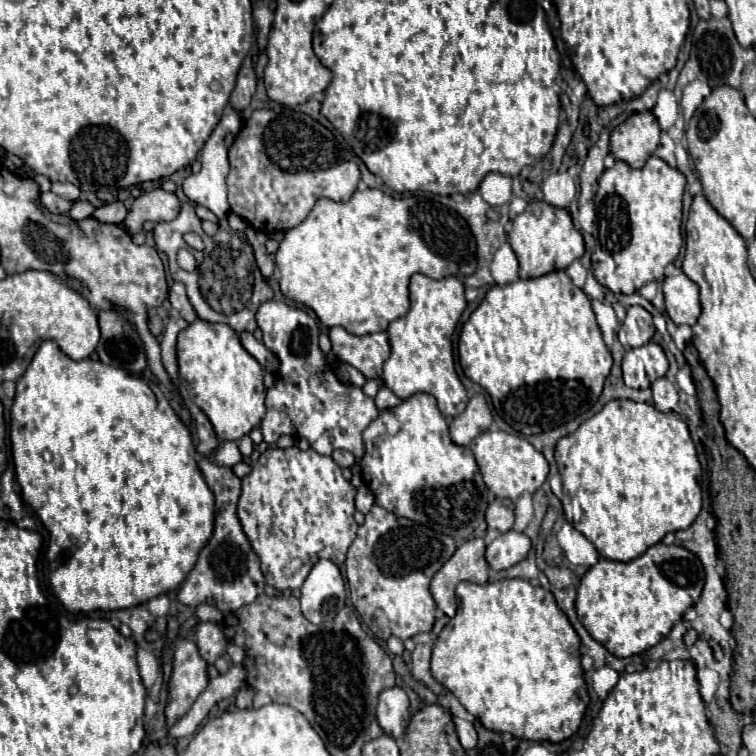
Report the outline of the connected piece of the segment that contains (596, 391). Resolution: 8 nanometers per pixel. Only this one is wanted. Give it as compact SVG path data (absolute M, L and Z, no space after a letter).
M556 270L556 272L550 272L550 274L544 274L540 278L530 278L530 280L516 280L512 284L506 284L506 286L492 286L486 294L486 298L482 300L482 304L472 312L472 316L468 318L468 322L462 326L462 332L460 332L460 342L458 342L458 354L460 354L460 366L464 370L464 374L480 384L482 388L488 390L488 394L492 396L492 406L494 410L502 416L502 420L506 424L510 424L516 432L524 434L524 436L530 436L530 434L540 434L540 432L546 432L546 430L552 430L560 424L566 424L570 420L574 420L576 416L580 416L582 412L586 412L596 400L598 396L602 394L602 386L604 386L604 380L606 376L610 374L610 368L612 368L612 354L608 352L604 340L602 340L602 332L596 324L596 318L594 318L594 312L592 312L592 304L590 304L590 298L580 290L580 288L574 288L572 280L568 278L568 274L564 270Z

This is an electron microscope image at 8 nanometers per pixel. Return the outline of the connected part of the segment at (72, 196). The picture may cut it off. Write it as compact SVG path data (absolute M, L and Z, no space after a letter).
M52 182L52 192L66 200L78 200L78 196L80 196L80 188L76 188L70 182Z

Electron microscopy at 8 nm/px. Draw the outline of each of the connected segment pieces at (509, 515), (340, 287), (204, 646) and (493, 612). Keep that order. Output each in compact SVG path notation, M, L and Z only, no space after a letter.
M494 498L486 510L486 522L490 530L508 532L514 524L514 502L506 498Z
M366 188L364 192L356 190L354 196L348 200L348 202L334 202L330 198L320 198L312 212L308 214L308 218L298 224L296 228L290 228L284 236L284 240L280 242L280 248L276 252L276 266L280 270L280 290L286 298L294 300L294 302L300 302L308 308L312 308L316 312L316 316L320 318L320 322L328 328L332 326L344 326L350 334L372 334L372 332L382 332L388 328L388 324L400 316L404 316L408 310L410 310L410 300L408 300L408 284L410 284L410 278L412 274L424 274L424 276L430 276L430 278L446 278L446 276L470 276L476 272L476 242L474 242L474 236L466 224L466 220L452 208L440 204L438 200L432 200L432 198L426 198L426 196L406 196L406 198L392 198L392 196L386 196L382 190L376 190L376 188Z
M202 622L196 626L196 644L200 648L200 656L208 664L214 664L218 656L226 654L228 640L226 640L226 636L218 624Z
M510 578L510 580L500 580L500 582L488 582L488 584L474 584L474 582L460 582L456 588L456 596L460 600L456 616L444 626L444 630L440 632L434 652L432 652L432 674L434 678L444 684L460 702L462 706L474 714L486 728L490 728L492 732L510 732L512 736L518 736L522 740L548 740L548 742L562 742L566 738L570 738L580 722L582 716L586 712L586 706L590 702L588 696L588 688L586 688L586 680L584 680L584 670L580 666L580 638L576 634L576 630L572 628L572 624L568 622L566 614L558 608L554 596L550 590L544 590L542 586L532 586L528 580L522 578Z

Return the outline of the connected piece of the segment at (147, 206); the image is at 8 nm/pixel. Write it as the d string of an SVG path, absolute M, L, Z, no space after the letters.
M156 188L152 192L144 192L142 196L138 196L134 200L132 210L128 212L122 226L130 234L136 234L142 230L142 224L146 220L166 222L166 220L174 220L178 216L178 212L180 212L180 200L176 198L176 194Z

